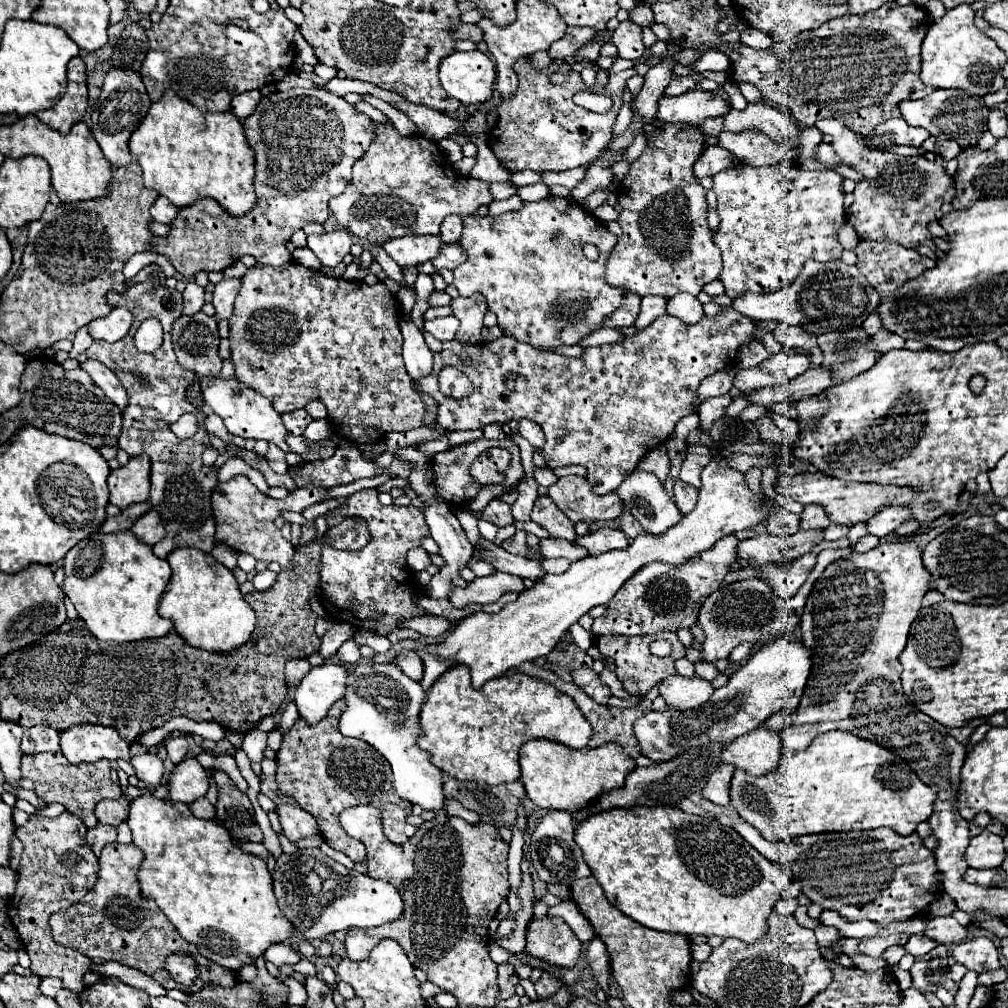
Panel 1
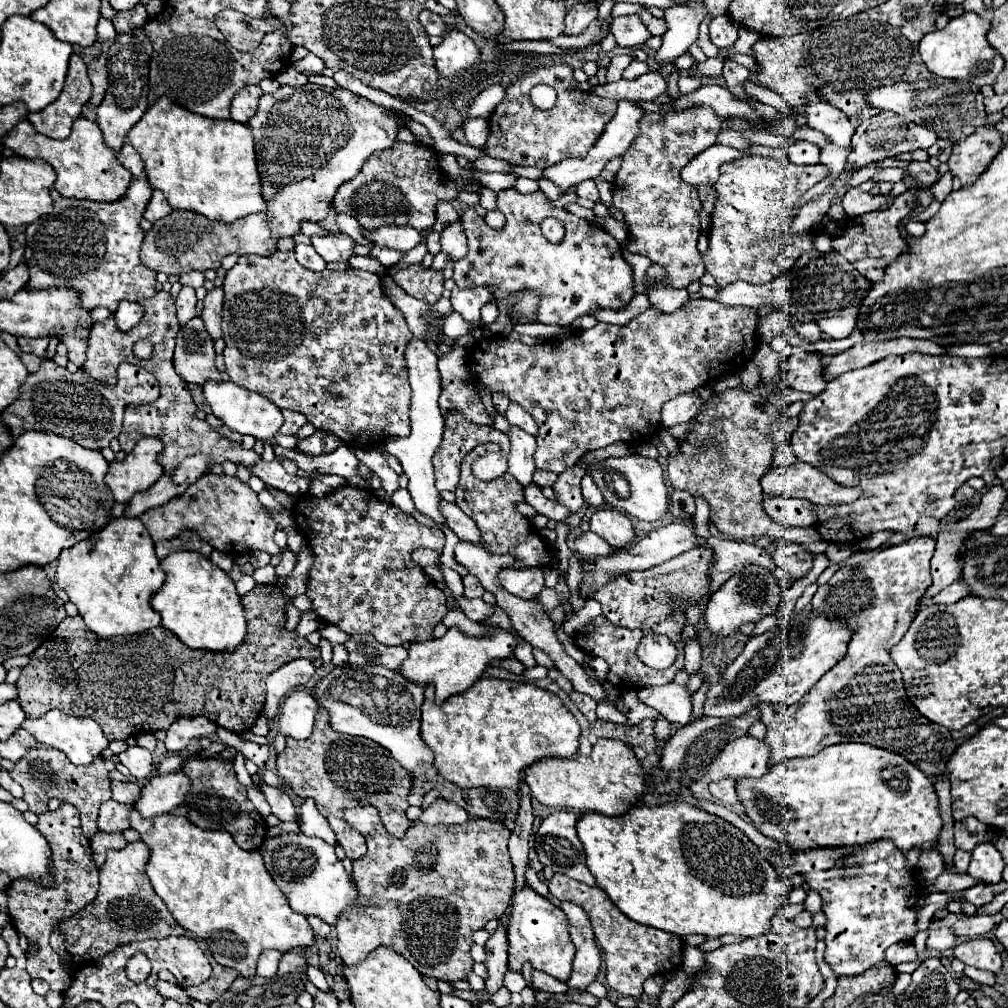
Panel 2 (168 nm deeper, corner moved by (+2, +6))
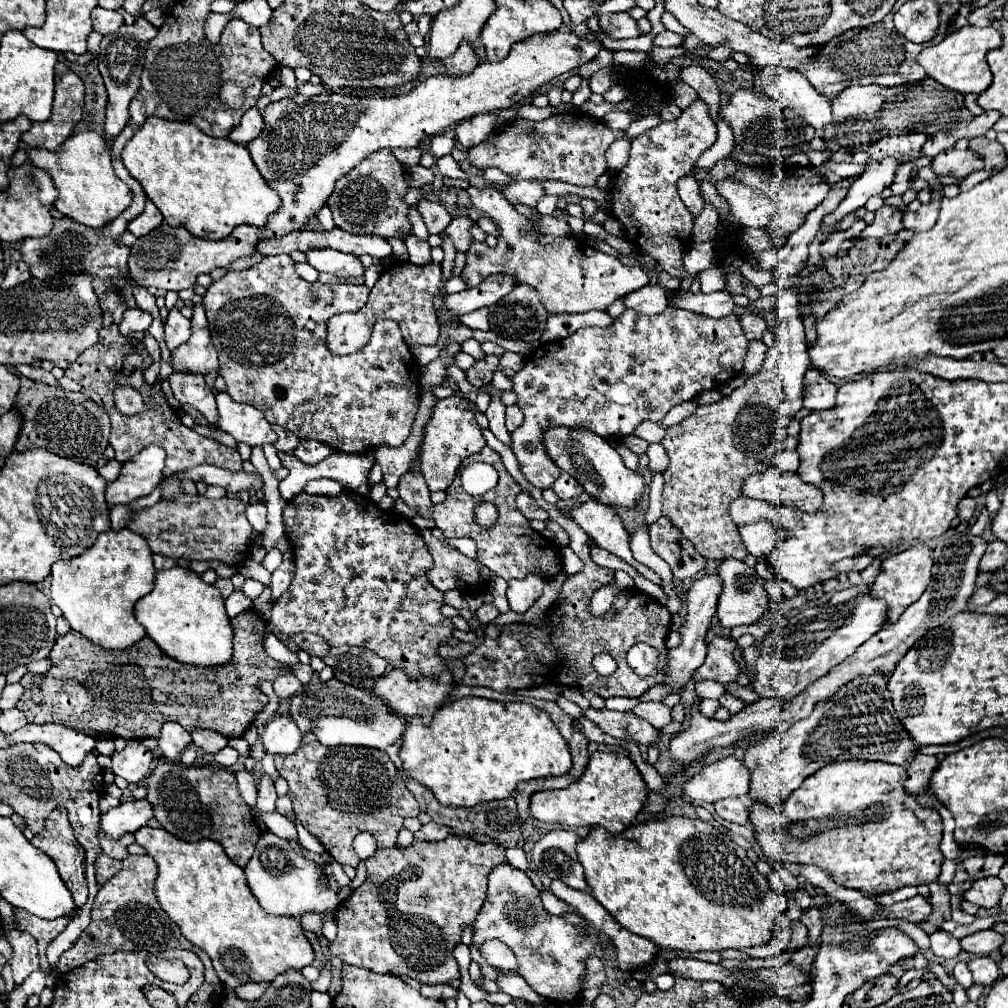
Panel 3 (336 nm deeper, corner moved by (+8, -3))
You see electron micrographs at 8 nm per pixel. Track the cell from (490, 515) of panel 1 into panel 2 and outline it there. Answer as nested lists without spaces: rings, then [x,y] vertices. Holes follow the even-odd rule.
[[[480,444],[474,450],[470,450],[464,460],[462,460],[462,472],[460,472],[460,482],[456,488],[456,506],[470,516],[476,526],[480,528],[480,538],[484,548],[490,554],[510,554],[516,558],[516,562],[524,564],[526,568],[546,568],[546,566],[554,566],[556,560],[556,552],[548,552],[548,544],[544,544],[540,532],[530,524],[530,520],[526,516],[522,516],[516,506],[520,502],[524,502],[524,494],[522,494],[522,486],[516,482],[516,478],[512,478],[508,472],[492,482],[482,482],[478,478],[472,476],[472,462],[486,454],[486,452],[498,452],[500,446],[498,444]],[[464,478],[472,478],[470,482],[464,484]],[[530,536],[530,544],[520,544]]]

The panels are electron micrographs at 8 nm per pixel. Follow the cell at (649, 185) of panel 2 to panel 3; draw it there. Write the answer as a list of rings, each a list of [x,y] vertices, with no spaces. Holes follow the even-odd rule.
[[[694,101],[674,121],[644,131],[632,141],[630,159],[620,173],[614,175],[610,185],[610,213],[624,227],[624,237],[644,255],[650,255],[664,273],[684,281],[688,271],[682,257],[690,243],[694,215],[682,205],[676,191],[676,181],[692,173],[702,151],[710,149],[716,141],[716,123],[708,115],[704,101]]]

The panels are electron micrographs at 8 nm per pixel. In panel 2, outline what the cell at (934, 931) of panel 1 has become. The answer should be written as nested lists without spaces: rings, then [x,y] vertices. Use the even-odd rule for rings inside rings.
[[[970,916],[960,918],[954,922],[954,932],[960,938],[980,938],[986,936],[990,930],[994,930],[996,918],[992,916]]]

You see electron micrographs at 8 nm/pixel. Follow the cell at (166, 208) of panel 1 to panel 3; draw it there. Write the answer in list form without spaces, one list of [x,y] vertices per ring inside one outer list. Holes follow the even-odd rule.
[[[146,201],[146,209],[144,209],[136,219],[130,221],[128,229],[130,229],[136,237],[142,237],[142,235],[150,233],[152,229],[156,229],[162,221],[164,221],[164,217],[162,217],[162,213],[158,213],[156,205],[154,205],[152,201]]]

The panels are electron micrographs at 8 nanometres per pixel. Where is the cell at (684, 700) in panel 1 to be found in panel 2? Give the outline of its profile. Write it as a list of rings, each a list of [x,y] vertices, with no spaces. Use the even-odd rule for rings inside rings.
[[[664,684],[664,686],[648,686],[638,690],[638,698],[656,708],[668,722],[672,724],[688,724],[692,720],[692,694],[686,686]]]

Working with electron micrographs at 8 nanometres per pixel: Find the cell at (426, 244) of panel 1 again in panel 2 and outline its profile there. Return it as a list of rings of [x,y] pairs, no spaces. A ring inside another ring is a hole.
[[[382,226],[376,230],[364,228],[364,238],[374,242],[380,248],[394,248],[394,250],[404,250],[404,252],[412,250],[422,240],[420,232],[408,226]]]

